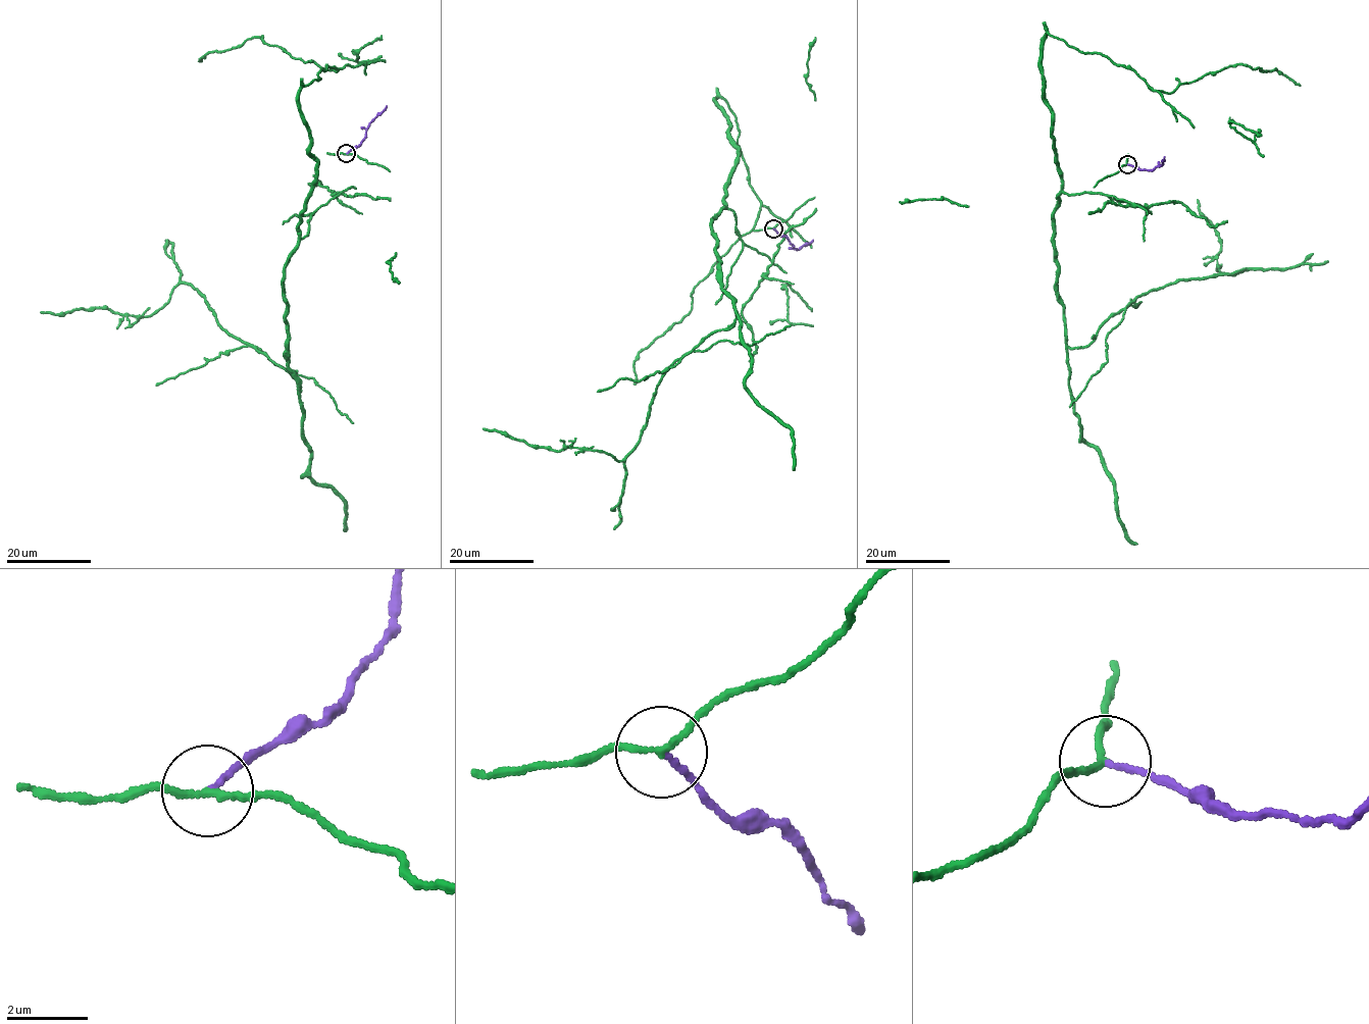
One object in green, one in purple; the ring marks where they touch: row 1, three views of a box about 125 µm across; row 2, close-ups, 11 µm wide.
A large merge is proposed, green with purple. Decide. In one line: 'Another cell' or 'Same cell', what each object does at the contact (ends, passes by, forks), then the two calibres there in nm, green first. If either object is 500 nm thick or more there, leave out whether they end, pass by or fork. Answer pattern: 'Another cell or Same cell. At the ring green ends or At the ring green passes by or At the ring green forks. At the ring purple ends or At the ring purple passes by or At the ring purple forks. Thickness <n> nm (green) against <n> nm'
Another cell. At the ring green passes by. At the ring purple ends. Thickness 150 nm (green) against 130 nm

